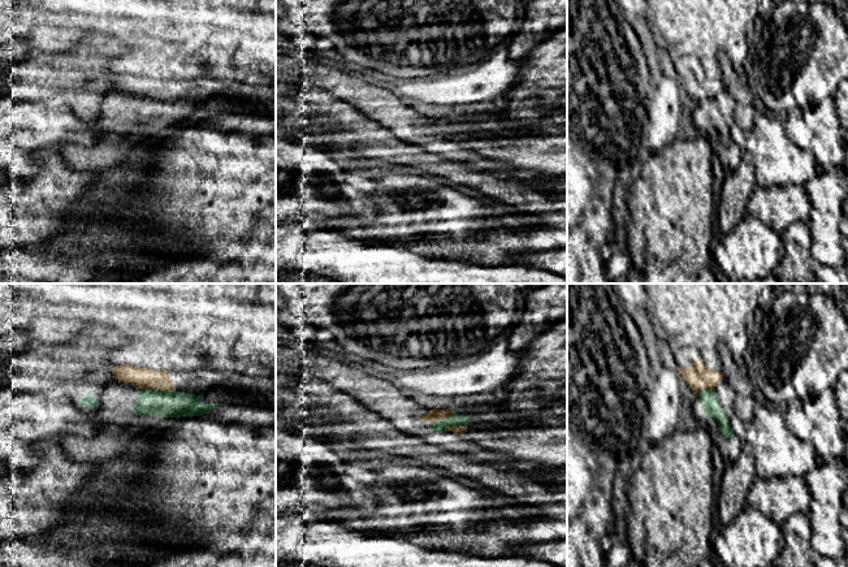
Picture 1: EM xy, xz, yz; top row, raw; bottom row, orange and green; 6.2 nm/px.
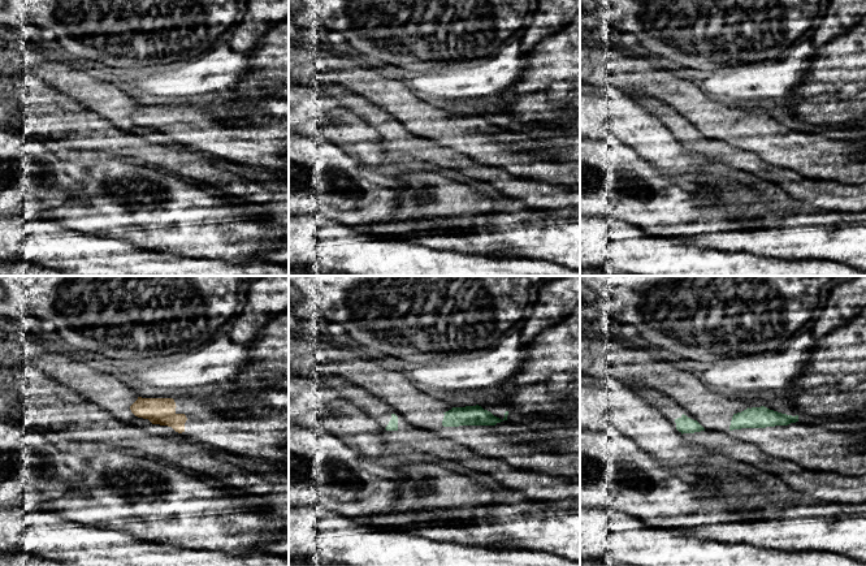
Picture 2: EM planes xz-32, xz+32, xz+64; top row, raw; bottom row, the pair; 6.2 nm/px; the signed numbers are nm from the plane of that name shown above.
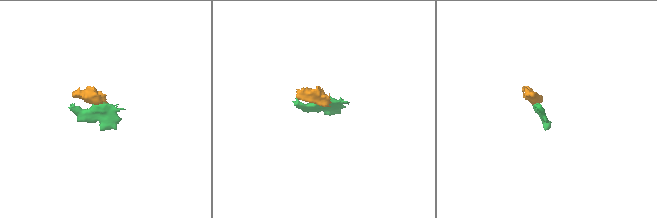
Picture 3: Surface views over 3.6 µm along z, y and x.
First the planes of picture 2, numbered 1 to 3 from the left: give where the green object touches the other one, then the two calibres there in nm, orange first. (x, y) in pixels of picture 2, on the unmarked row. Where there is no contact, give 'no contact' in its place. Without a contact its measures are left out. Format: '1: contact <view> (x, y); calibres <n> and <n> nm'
1: no contact
2: no contact
3: no contact

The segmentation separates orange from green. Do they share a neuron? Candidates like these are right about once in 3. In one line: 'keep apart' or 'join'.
keep apart

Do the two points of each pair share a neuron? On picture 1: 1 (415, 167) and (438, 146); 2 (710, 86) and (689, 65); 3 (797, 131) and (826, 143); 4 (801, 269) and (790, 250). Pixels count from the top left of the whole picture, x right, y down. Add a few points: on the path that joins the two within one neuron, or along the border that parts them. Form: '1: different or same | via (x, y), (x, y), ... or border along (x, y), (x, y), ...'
1: different | border along (423, 146), (428, 152), (433, 154)
2: same | via (705, 82), (693, 70)
3: same | via (804, 131), (813, 138), (820, 138)
4: same | via (797, 264), (795, 255)

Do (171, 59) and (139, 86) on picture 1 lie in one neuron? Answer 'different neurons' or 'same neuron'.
different neurons

